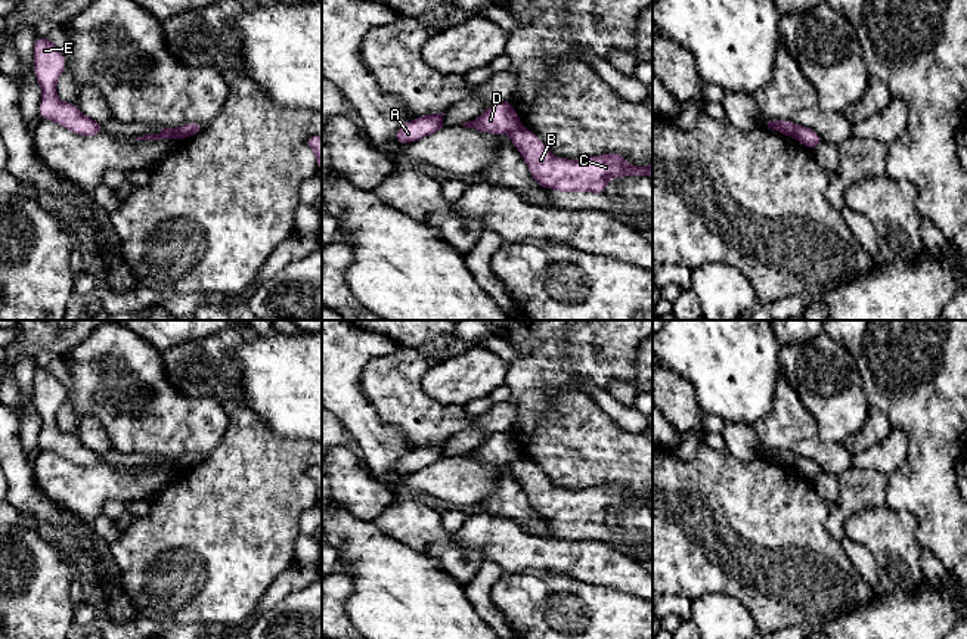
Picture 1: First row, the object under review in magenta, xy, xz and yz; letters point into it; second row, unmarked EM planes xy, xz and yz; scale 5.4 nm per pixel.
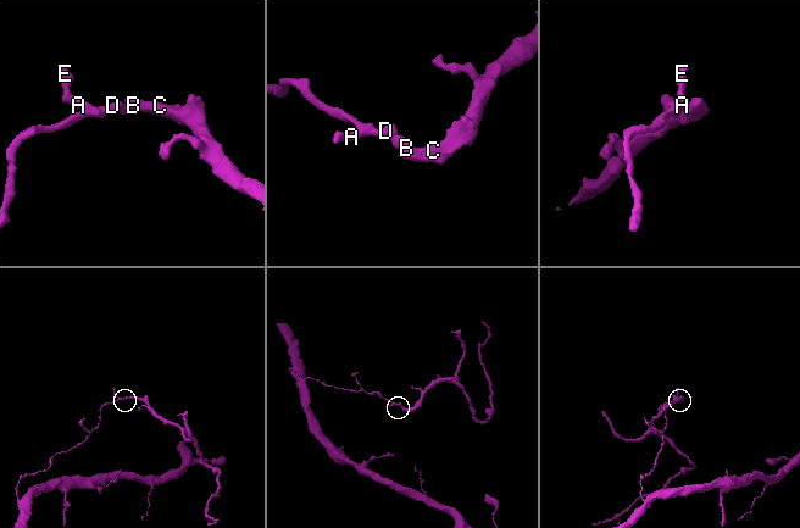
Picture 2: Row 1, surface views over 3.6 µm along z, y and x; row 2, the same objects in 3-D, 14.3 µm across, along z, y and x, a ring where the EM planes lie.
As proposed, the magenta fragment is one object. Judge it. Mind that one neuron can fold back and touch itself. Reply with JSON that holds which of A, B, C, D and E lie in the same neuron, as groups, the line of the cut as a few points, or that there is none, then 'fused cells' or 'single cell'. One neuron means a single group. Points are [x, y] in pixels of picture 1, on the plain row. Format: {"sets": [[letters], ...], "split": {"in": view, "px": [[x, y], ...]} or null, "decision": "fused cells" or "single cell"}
{"sets": [["A", "D", "E"], ["B", "C"]], "split": {"in": "yz", "px": [[796, 456], [793, 467]]}, "decision": "fused cells"}

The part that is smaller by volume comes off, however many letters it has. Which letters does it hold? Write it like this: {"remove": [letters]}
{"remove": ["B", "C"]}

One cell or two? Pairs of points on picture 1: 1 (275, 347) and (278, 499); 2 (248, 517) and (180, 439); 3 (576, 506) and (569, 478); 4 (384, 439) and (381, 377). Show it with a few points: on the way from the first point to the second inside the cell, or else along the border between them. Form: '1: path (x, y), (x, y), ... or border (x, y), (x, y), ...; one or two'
1: border (251, 410), (276, 434), (306, 440); two
2: border (226, 430), (222, 440), (204, 456); two
3: border (541, 472), (557, 487), (589, 489), (606, 484); two
4: border (363, 393), (377, 416), (394, 425), (408, 446); two

